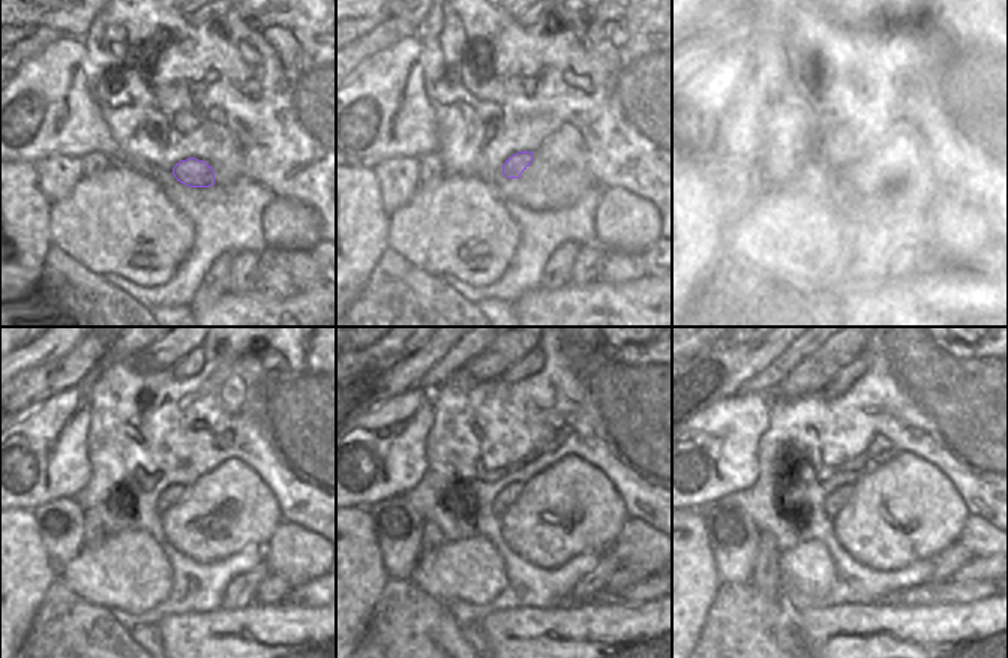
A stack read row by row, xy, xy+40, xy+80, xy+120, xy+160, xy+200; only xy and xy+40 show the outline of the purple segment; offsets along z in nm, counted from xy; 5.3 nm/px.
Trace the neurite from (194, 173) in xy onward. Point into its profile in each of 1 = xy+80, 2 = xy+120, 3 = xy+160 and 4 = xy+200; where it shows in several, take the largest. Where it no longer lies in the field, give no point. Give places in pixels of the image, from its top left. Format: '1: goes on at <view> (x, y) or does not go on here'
1: goes on at xy+80 (854, 156)
2: goes on at xy+120 (171, 495)
3: goes on at xy+160 (507, 496)
4: goes on at xy+200 (840, 496)

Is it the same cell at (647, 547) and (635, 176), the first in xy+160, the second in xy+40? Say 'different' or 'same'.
different

